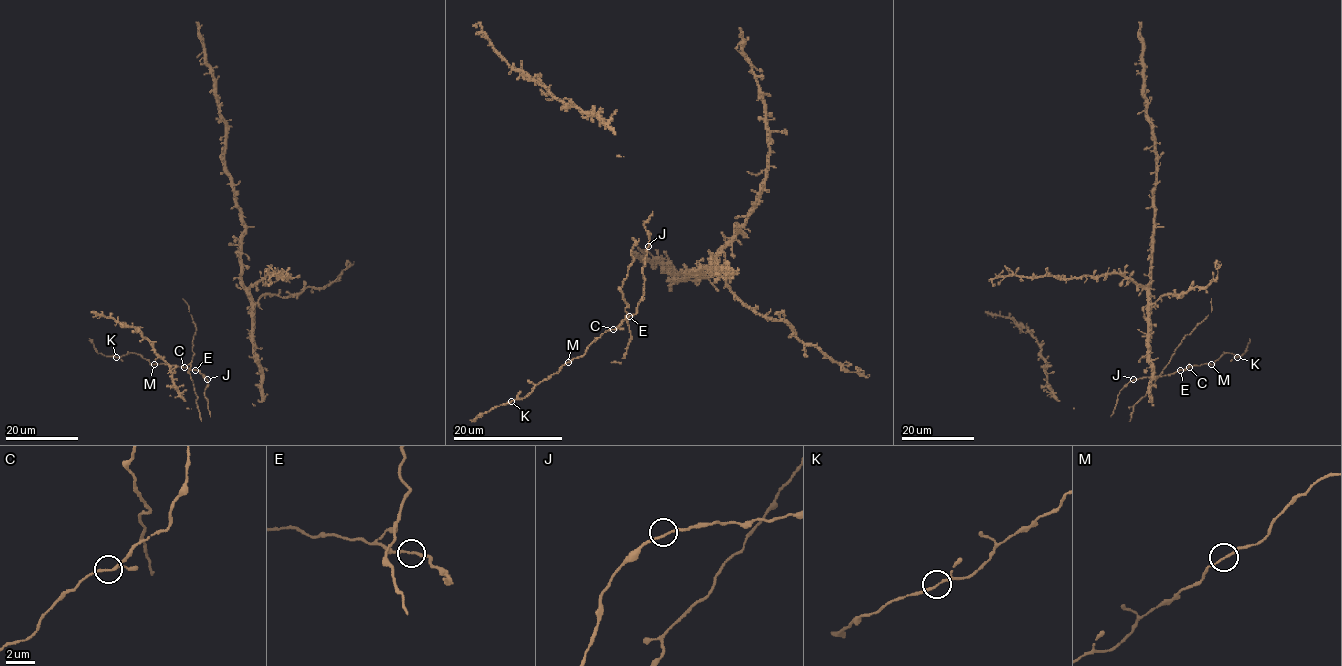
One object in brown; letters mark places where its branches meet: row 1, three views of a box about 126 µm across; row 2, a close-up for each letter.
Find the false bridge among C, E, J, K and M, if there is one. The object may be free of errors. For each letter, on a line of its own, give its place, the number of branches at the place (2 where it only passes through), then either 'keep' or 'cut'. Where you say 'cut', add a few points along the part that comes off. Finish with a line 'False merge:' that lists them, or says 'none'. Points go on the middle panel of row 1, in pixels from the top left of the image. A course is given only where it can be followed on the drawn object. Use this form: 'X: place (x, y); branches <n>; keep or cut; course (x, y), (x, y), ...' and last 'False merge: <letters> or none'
C: place (613, 329); branches 3; keep
E: place (629, 316); branches 2; keep
J: place (648, 246); branches 2; keep
K: place (511, 401); branches 3; keep
M: place (568, 362); branches 2; keep
False merge: none

